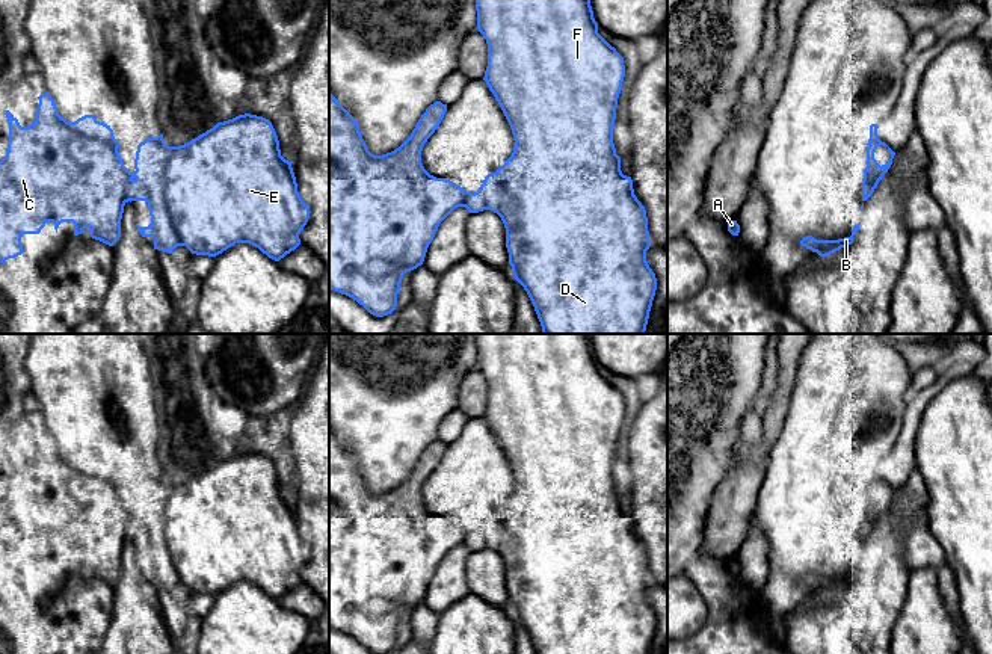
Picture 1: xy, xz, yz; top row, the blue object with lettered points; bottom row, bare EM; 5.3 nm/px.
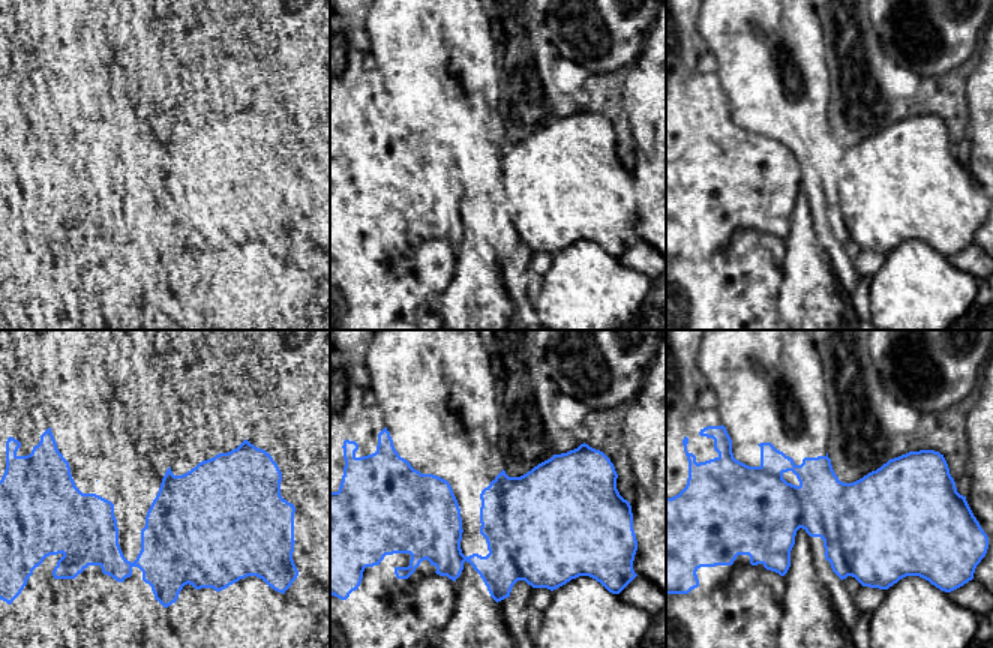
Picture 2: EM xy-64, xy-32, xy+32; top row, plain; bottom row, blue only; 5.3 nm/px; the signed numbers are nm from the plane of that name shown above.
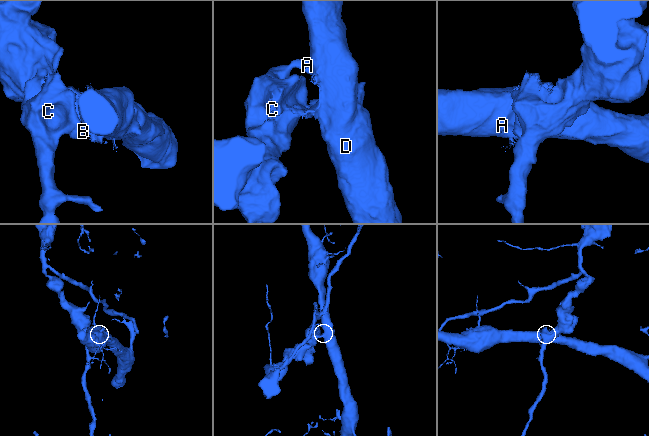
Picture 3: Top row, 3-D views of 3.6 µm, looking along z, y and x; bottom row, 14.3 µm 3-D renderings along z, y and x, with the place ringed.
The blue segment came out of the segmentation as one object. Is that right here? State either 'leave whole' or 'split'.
split

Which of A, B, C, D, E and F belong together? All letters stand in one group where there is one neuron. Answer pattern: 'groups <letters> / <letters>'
groups A D E F / B C

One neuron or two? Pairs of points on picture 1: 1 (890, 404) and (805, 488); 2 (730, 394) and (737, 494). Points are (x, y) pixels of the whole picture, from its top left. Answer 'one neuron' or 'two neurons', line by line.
1: one neuron
2: two neurons

